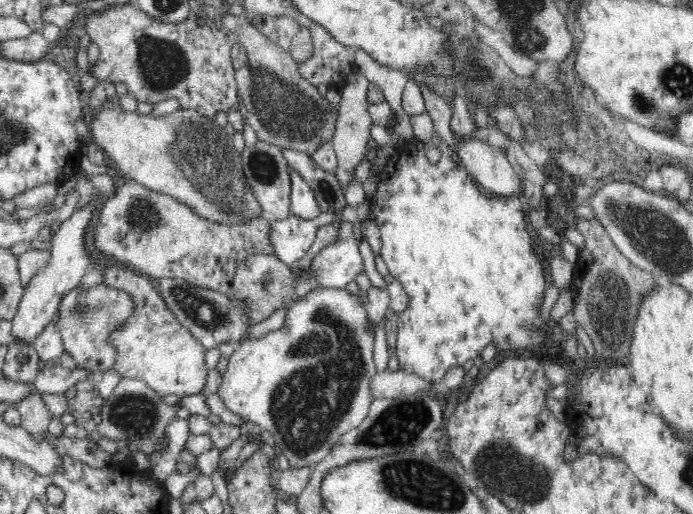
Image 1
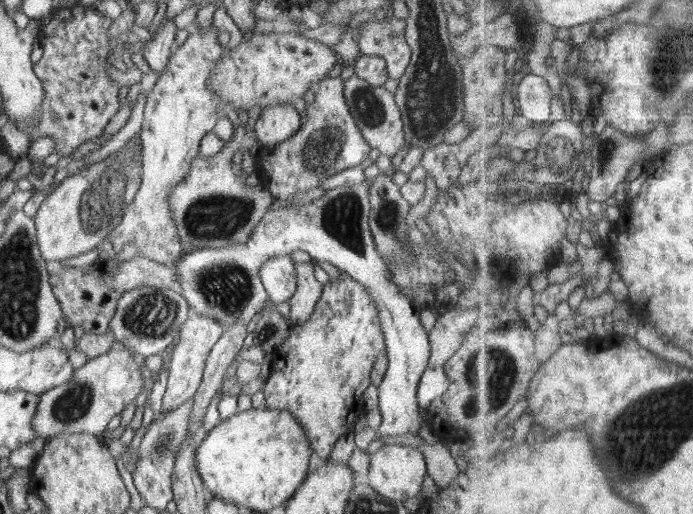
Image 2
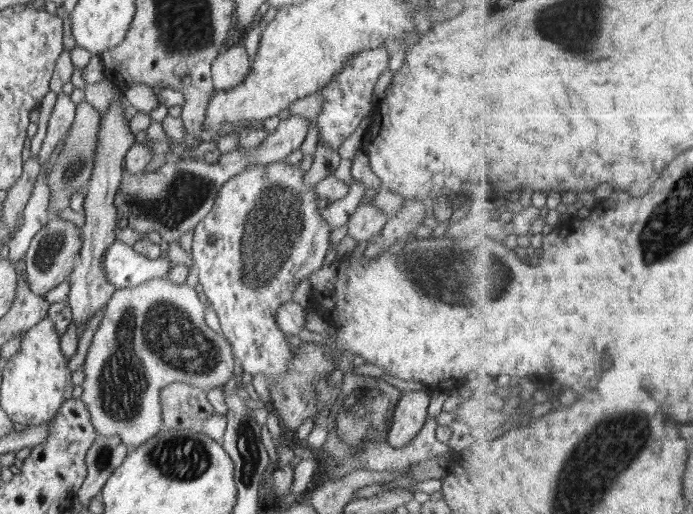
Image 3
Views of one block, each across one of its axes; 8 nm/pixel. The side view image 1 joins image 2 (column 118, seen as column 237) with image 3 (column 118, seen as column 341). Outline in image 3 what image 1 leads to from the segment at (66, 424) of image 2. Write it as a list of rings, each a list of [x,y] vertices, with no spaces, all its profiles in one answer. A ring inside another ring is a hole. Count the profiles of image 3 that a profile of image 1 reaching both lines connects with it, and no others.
[[[168,277],[164,278],[150,278],[138,286],[128,286],[126,288],[116,289],[110,300],[105,305],[104,310],[100,314],[100,325],[98,329],[94,331],[92,335],[92,342],[88,349],[88,354],[84,359],[84,382],[82,385],[82,396],[80,400],[84,402],[84,406],[90,414],[90,422],[97,432],[102,434],[106,438],[110,436],[117,436],[122,441],[122,444],[128,446],[129,450],[135,449],[144,444],[148,439],[154,438],[164,428],[162,423],[162,403],[160,403],[160,390],[172,382],[185,382],[188,384],[196,385],[200,389],[206,391],[218,387],[218,385],[225,385],[234,373],[234,354],[231,348],[230,342],[225,338],[224,335],[218,334],[212,330],[207,324],[205,318],[205,312],[207,308],[207,302],[201,299],[194,287],[191,287],[187,283],[176,284],[172,282]]]

